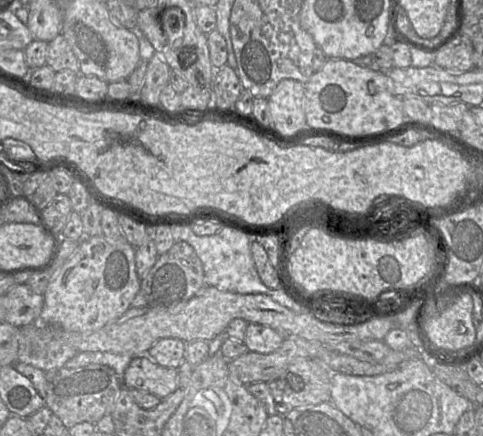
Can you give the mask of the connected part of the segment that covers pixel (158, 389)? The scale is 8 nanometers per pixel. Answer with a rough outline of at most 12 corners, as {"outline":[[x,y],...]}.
{"outline":[[138,356],[125,370],[125,388],[162,400],[175,391],[177,369]]}

